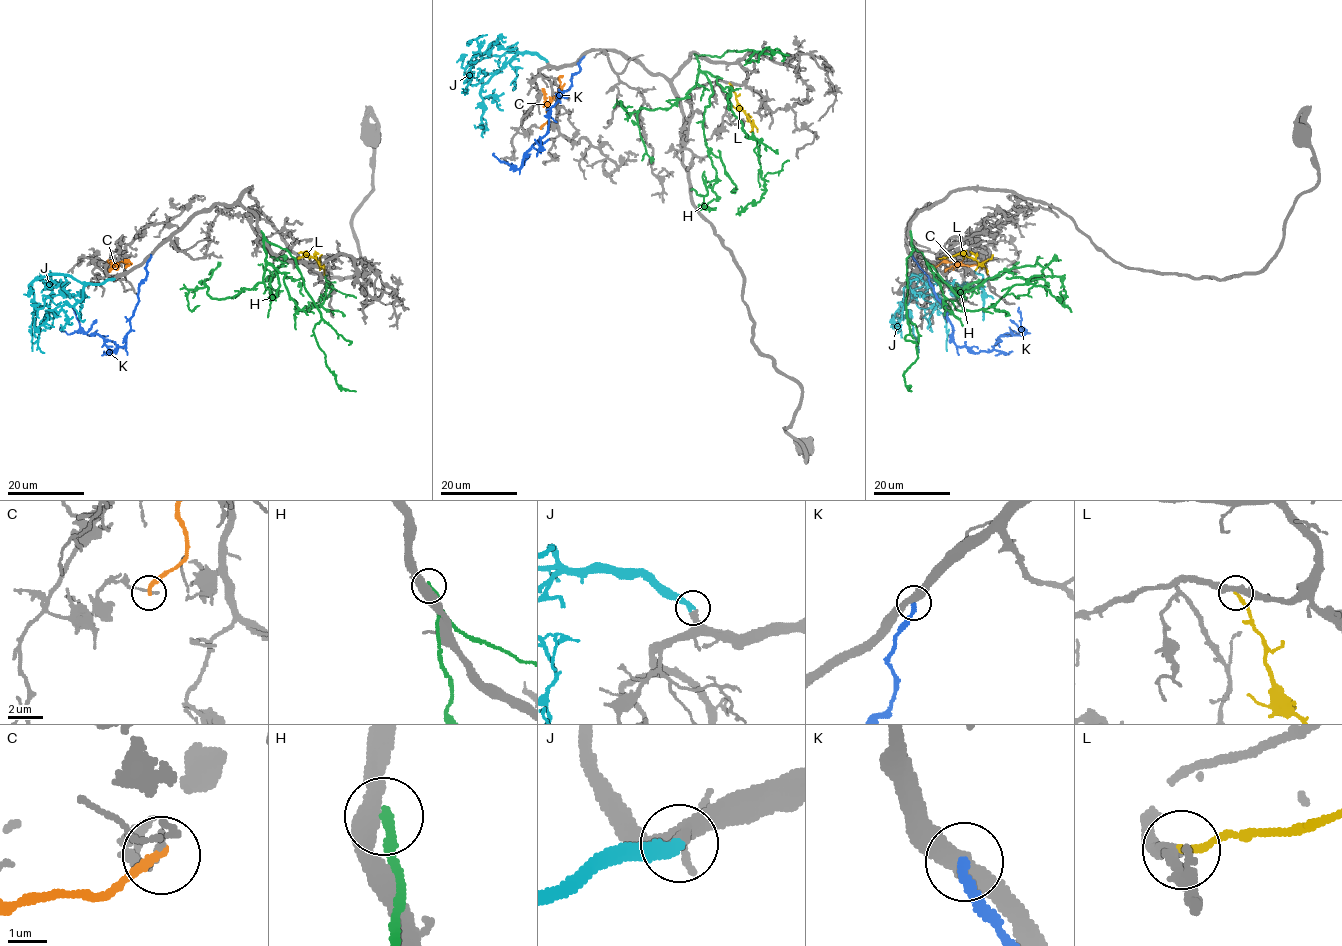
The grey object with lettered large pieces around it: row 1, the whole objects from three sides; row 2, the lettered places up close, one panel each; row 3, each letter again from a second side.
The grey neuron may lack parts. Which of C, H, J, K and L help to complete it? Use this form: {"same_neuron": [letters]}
{"same_neuron": ["J", "L"]}

